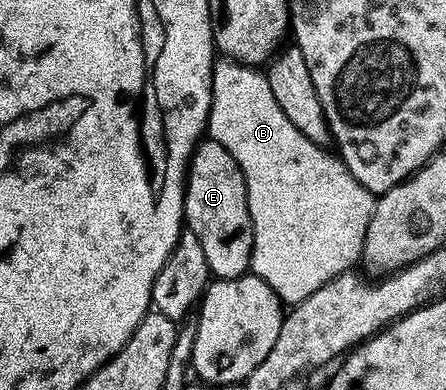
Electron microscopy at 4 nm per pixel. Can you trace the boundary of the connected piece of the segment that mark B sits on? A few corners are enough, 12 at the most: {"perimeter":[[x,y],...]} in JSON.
{"perimeter":[[216,59],[250,271],[300,304],[360,263],[376,193],[258,67]]}

